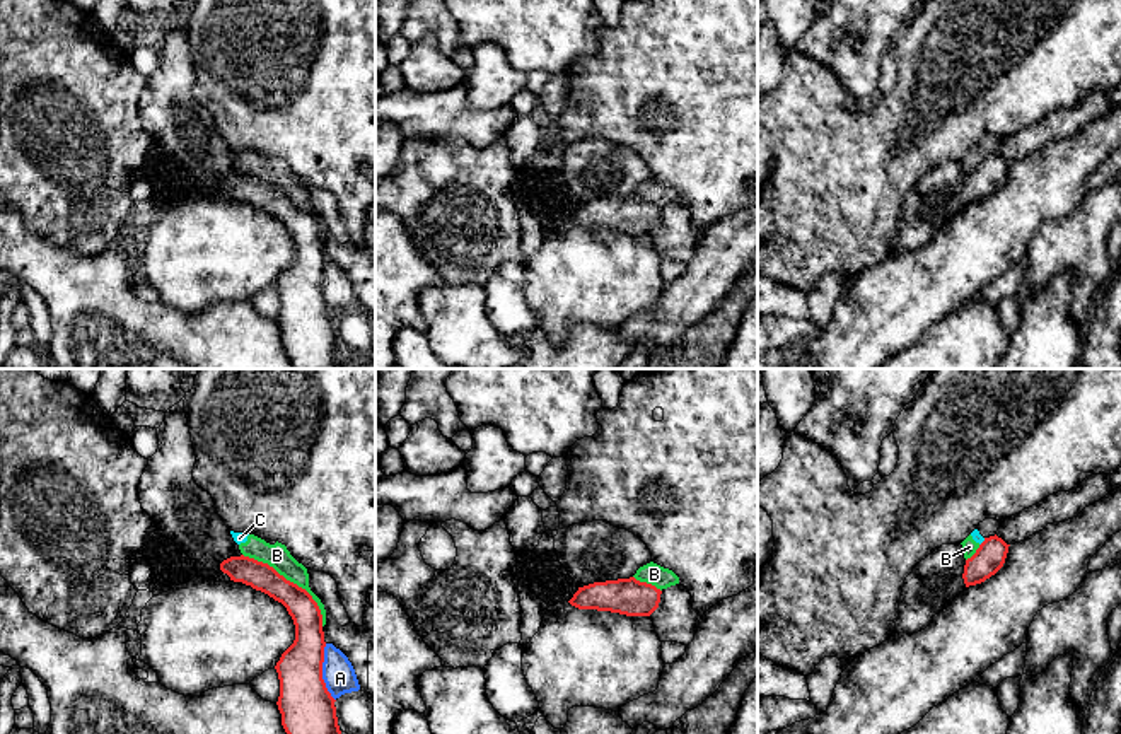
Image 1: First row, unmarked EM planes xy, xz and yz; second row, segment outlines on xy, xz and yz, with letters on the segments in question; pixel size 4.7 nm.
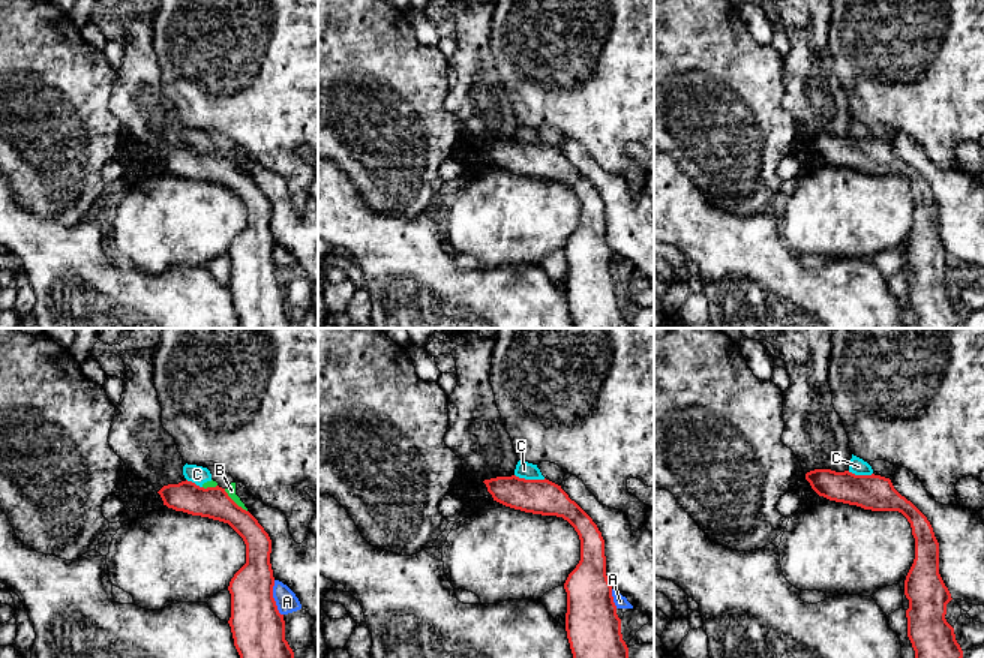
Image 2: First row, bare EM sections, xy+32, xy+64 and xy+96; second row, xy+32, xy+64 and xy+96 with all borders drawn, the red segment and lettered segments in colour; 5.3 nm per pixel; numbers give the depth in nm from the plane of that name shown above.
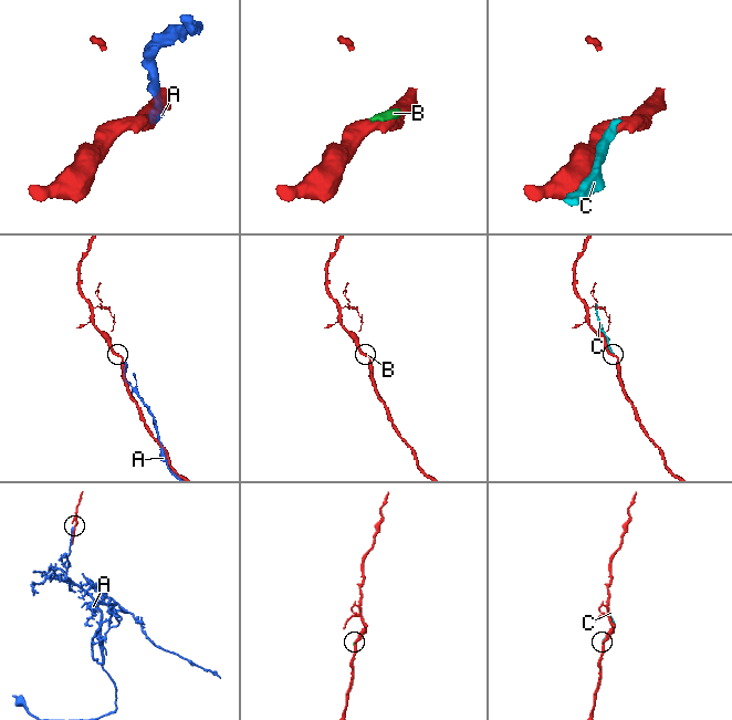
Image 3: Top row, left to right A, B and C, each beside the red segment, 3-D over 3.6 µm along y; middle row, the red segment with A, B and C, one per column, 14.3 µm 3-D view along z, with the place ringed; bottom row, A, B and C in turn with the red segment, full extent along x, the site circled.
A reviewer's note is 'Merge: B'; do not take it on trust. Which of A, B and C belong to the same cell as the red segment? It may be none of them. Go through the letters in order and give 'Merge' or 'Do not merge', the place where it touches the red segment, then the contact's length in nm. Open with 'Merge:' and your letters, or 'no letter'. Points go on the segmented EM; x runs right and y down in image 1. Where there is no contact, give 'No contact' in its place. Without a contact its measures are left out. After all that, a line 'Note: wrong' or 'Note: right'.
Merge: no letter
A: Do not merge. Touches red at xy (321, 673). Shared border 280 nm
B: Do not merge. Touches red at xy (292, 582). Shared border 500 nm
C: Do not merge. Touches red at yz (983, 541). Shared border 50 nm
Note: wrong

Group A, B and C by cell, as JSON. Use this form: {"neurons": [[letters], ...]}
{"neurons": [["A", "B", "C"]]}

